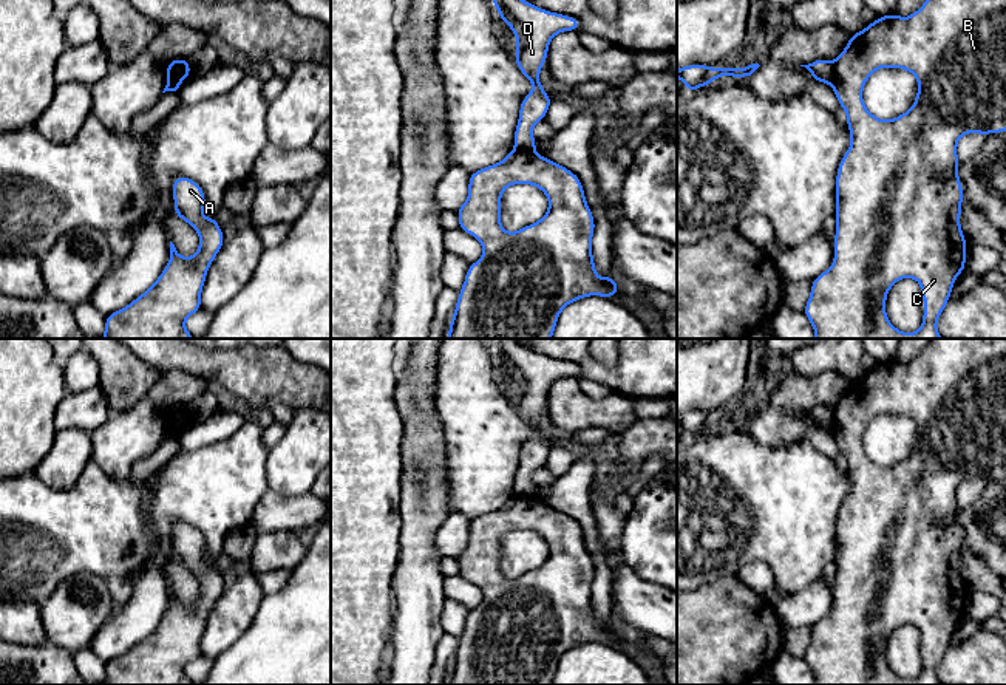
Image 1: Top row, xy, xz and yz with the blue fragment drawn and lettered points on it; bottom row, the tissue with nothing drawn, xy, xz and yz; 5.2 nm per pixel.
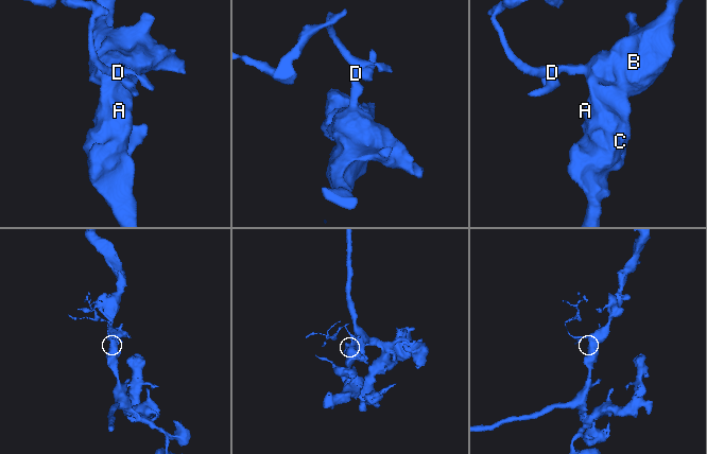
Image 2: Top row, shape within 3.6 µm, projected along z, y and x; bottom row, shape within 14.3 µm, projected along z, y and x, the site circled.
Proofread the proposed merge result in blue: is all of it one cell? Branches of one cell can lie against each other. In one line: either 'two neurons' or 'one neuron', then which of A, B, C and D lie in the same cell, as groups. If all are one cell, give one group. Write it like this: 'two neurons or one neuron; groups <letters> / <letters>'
two neurons; groups A B C / D

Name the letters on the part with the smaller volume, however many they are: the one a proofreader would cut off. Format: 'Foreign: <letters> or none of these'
Foreign: D

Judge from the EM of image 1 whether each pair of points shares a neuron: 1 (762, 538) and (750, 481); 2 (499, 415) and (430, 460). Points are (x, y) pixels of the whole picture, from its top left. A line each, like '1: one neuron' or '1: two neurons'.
1: one neuron
2: two neurons

